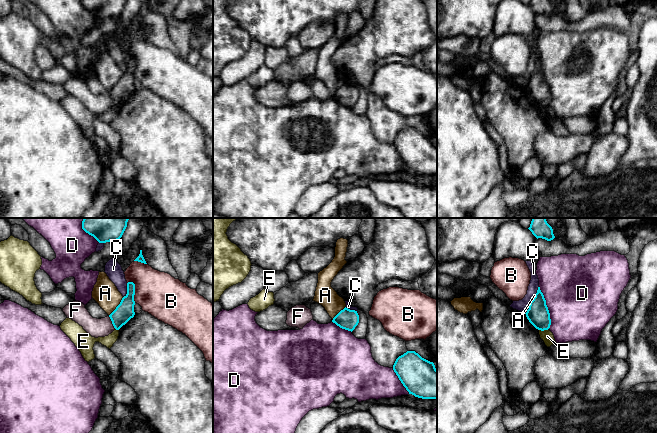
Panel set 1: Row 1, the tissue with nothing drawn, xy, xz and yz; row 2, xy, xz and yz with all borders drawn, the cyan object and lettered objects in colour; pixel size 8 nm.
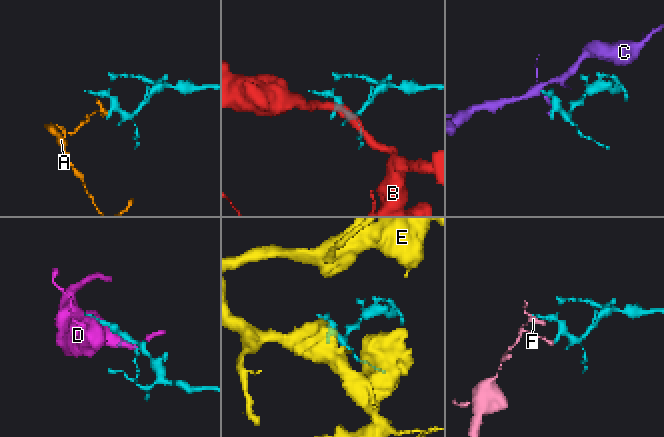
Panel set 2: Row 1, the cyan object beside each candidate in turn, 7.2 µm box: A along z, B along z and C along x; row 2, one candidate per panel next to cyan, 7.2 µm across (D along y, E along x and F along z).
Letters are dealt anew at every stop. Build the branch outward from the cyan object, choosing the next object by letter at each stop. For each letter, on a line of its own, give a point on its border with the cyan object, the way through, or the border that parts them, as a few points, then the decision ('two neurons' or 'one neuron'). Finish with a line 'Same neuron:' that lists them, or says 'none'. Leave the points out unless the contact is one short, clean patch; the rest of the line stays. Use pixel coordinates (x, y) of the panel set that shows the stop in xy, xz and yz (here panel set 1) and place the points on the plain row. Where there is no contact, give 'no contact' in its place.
A: meets cyan in xy at (117, 82); border along xy (123, 73), (109, 91); two neurons
B: meets cyan in xy at (134, 66); border along xy (128, 57), (134, 60), (135, 78); two neurons
C: meets cyan in xy at (127, 66); two neurons
D: meets cyan in yz at (547, 83); two neurons
E: meets cyan in yz at (543, 106); border along yz (548, 104), (539, 106); two neurons
F: meets cyan in xy at (112, 98); border along xy (108, 92), (115, 104); two neurons
Same neuron: none

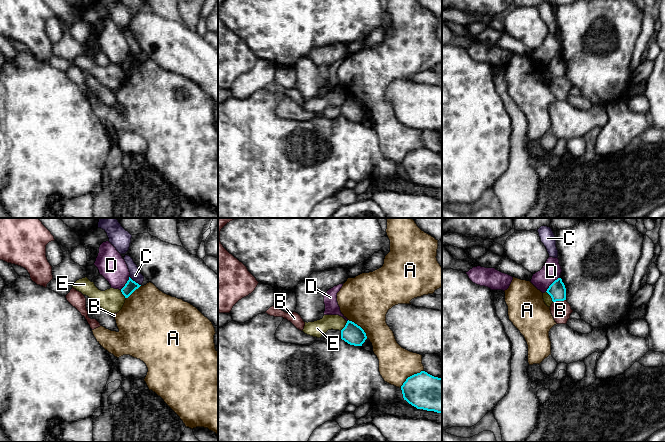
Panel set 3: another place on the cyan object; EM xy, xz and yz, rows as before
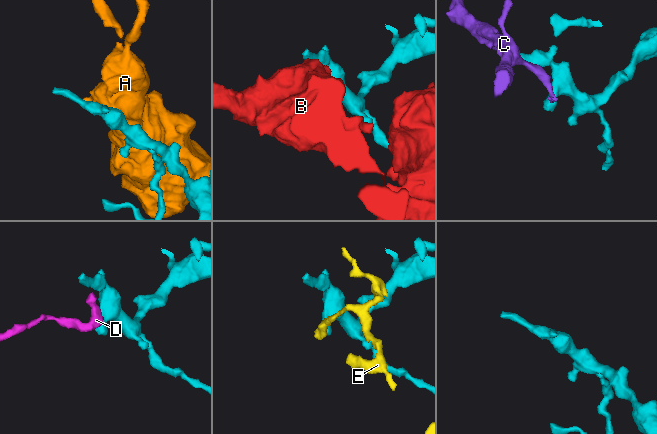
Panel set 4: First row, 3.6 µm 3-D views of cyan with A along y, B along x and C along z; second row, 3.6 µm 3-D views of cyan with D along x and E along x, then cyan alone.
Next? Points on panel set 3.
A: meets cyan in xz at (410, 152); two neurons
B: meets cyan in yz at (559, 76); border along yz (565, 75), (553, 78); two neurons
C: meets cyan in xy at (134, 57); two neurons
D: meets cyan in yz at (551, 60); border along yz (559, 53), (545, 67); two neurons
E: meets cyan in yz at (550, 71); border along yz (546, 67), (553, 77); two neurons
Same neuron: none

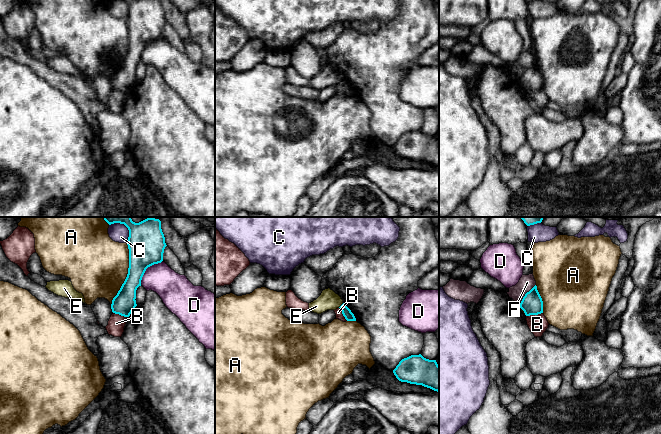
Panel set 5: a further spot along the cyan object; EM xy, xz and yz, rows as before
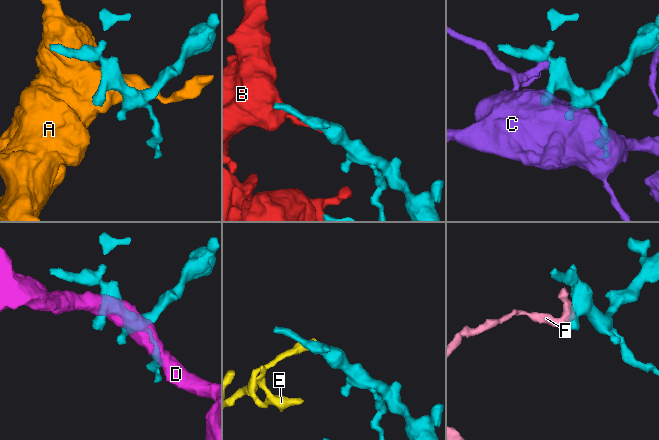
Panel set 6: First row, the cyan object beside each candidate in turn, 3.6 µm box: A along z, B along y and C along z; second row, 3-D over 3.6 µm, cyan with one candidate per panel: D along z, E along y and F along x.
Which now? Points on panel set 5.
A: meets cyan in xy at (127, 50); two neurons
B: meets cyan in yz at (534, 90); border along yz (542, 88), (526, 92); two neurons
C: meets cyan in xy at (129, 9); two neurons
D: meets cyan in xy at (146, 44); border along xy (162, 36), (150, 41), (146, 45), (140, 60); two neurons
E: meets cyan in xz at (341, 81); border along xz (343, 79), (338, 83); two neurons
F: meets cyan in yz at (525, 70); border along yz (535, 60), (525, 70), (519, 80); two neurons
Same neuron: none

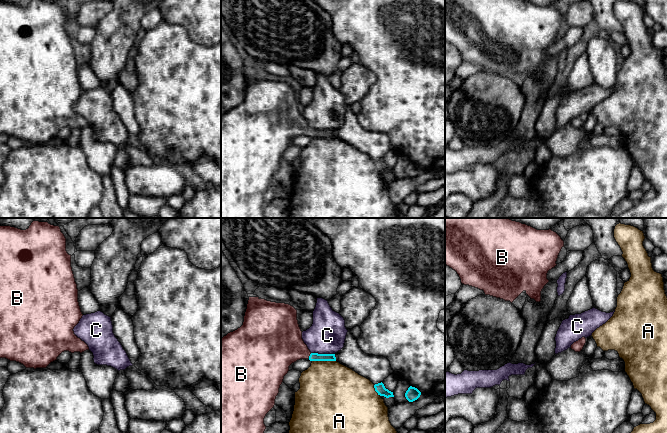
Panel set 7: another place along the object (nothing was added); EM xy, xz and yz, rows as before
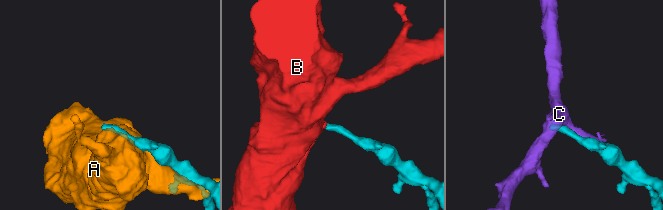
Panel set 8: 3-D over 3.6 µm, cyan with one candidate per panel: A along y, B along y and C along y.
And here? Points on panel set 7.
A: meets cyan in xz at (324, 136); two neurons
B: meets cyan in xz at (309, 132); runs through xz (313, 132), (309, 132), (297, 125), (281, 120); one neuron
C: meets cyan in xz at (323, 130); two neurons
Same neuron: B

